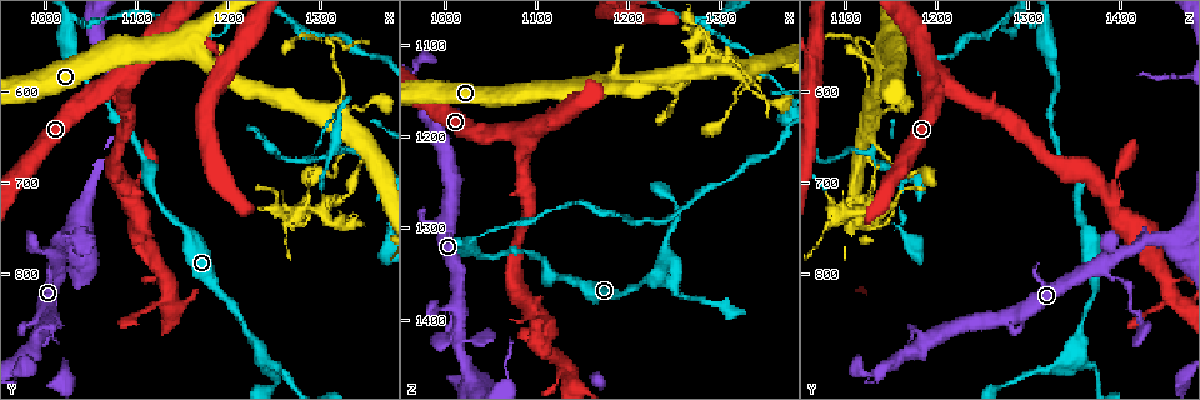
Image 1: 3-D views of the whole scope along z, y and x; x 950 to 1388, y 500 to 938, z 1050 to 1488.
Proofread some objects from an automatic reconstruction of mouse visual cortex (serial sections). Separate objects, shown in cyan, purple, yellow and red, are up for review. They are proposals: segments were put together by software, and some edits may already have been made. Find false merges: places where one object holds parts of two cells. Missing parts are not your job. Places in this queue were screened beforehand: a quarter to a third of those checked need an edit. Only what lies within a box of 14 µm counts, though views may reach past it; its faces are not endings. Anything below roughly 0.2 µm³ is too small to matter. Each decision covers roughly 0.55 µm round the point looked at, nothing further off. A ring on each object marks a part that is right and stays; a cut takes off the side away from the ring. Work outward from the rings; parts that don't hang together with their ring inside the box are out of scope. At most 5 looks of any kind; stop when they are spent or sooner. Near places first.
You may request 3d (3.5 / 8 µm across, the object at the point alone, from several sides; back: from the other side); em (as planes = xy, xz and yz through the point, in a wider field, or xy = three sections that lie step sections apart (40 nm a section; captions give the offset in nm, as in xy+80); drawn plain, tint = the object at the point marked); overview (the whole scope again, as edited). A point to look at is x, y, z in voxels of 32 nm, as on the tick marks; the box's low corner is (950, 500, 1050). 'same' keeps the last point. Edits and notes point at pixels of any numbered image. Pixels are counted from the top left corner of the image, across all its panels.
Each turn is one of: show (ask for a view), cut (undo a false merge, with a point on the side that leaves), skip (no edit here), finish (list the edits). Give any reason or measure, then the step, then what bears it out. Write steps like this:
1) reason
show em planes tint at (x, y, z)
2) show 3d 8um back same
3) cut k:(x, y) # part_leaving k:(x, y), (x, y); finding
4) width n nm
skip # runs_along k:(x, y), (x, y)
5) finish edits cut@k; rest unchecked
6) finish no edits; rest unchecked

show 3d 3.5um at (1235, 885, 1350)

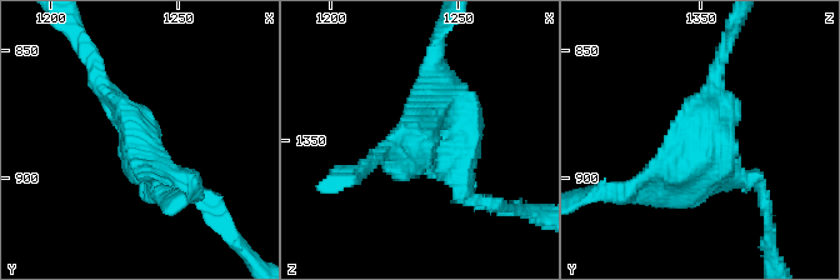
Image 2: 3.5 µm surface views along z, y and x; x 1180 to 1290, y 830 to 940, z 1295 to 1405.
show em xy step 2 tint at (1236, 884, 1350)

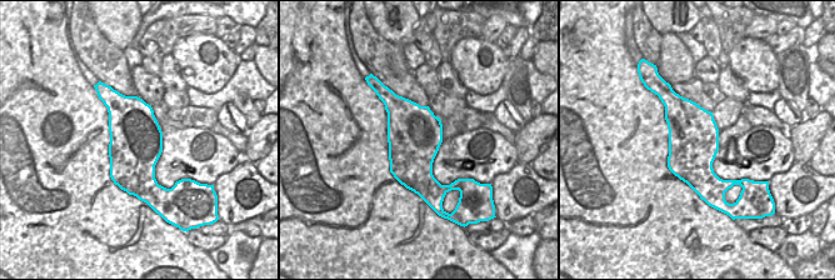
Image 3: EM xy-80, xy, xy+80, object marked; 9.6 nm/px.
skip # runs_along 2:(718, 70), (714, 116), (634, 185); all the same cell

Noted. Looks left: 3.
thin neck
show em xy step 2 tint at (1345, 680, 1130)

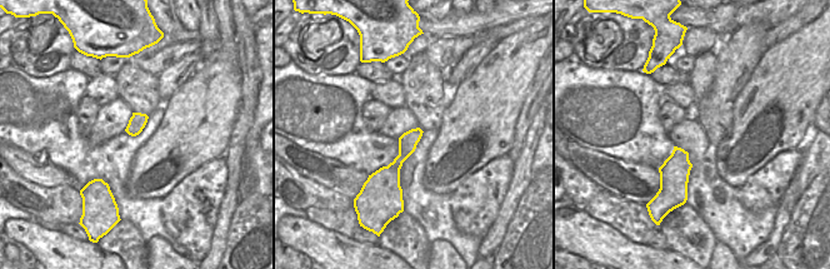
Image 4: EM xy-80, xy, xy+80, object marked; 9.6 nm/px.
show 3d 3.5um same

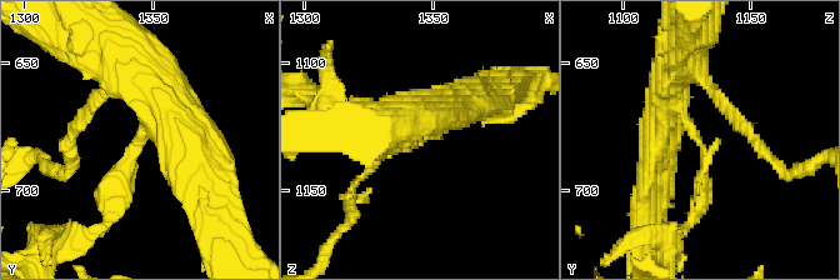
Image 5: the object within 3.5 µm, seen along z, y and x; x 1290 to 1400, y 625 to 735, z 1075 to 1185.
arm_widths 250, 450 nm
cut 5:(130, 189) # part_leaving 5:(136, 149), (109, 218), (75, 245); two cells meet here

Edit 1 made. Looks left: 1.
finish edits cut@5; rest unchecked

